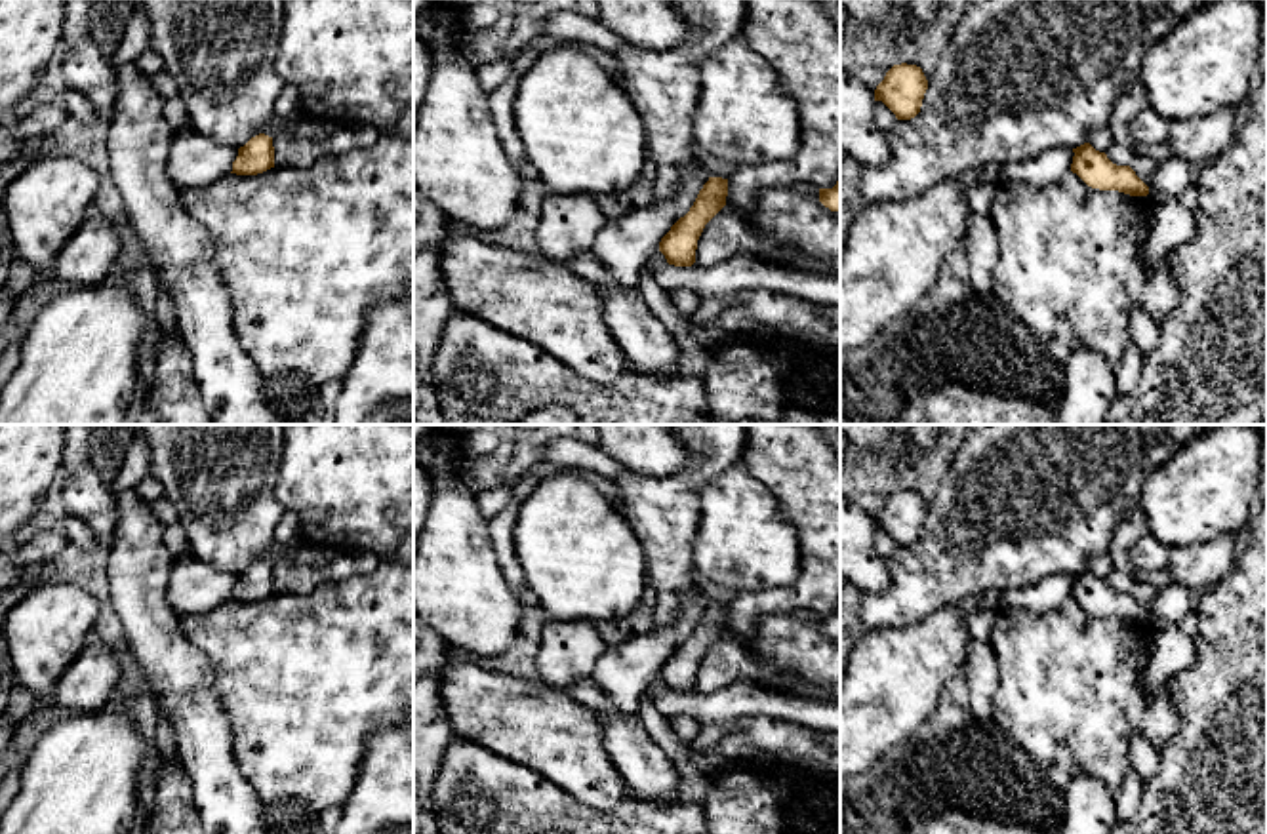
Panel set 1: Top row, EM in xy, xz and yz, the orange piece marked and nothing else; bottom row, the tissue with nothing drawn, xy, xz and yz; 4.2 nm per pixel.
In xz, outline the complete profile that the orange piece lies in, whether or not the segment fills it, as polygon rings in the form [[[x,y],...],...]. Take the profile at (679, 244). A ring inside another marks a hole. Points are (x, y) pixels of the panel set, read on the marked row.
[[[709,177],[690,211],[661,238],[659,251],[669,265],[692,267],[705,225],[726,206],[728,179]]]

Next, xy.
[[[259,133],[251,137],[244,147],[238,149],[238,156],[232,162],[236,175],[257,175],[274,168],[274,147],[272,137]]]

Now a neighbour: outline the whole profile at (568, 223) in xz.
[[[549,192],[535,230],[541,259],[568,265],[572,257],[593,248],[606,223],[594,196]]]

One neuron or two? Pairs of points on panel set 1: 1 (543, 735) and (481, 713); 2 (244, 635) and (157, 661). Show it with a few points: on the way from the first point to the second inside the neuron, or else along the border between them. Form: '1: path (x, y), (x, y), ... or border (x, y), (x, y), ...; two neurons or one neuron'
1: path (528, 724), (496, 713); one neuron
2: border (178, 617), (178, 629), (208, 659), (216, 690); two neurons

